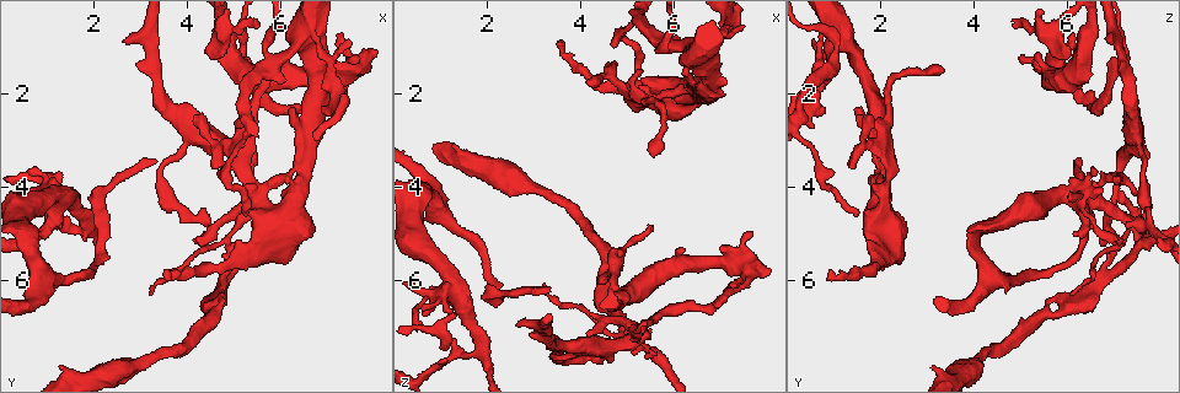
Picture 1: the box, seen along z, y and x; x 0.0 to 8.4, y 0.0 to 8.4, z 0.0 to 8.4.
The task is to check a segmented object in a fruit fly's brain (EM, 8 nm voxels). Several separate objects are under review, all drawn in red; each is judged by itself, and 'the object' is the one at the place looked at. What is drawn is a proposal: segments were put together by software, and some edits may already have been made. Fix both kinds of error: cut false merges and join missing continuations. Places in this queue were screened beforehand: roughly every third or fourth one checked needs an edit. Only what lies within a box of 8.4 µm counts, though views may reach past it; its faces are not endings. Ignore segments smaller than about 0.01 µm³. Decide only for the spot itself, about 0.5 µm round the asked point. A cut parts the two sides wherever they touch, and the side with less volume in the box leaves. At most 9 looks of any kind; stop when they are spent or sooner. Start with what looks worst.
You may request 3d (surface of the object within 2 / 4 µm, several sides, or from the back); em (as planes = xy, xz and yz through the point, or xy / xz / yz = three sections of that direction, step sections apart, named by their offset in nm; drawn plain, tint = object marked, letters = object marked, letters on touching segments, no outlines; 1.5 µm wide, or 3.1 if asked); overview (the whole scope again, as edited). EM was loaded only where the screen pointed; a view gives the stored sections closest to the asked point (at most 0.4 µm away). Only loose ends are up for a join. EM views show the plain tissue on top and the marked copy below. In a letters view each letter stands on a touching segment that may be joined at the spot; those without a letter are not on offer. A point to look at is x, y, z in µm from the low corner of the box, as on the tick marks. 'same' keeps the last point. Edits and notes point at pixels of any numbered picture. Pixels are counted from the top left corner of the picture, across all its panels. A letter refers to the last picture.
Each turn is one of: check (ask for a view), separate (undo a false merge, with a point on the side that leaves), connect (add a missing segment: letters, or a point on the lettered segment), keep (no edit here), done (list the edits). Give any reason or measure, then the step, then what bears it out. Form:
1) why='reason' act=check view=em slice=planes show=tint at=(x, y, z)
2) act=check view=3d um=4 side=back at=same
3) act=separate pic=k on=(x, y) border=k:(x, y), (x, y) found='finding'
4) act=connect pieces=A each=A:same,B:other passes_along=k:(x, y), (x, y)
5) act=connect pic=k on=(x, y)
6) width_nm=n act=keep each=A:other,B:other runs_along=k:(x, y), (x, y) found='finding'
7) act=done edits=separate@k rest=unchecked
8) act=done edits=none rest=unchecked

why='side arm on a straight run' act=check view=em slice=planes show=letters at=(1.80, 4.95, 7.60)

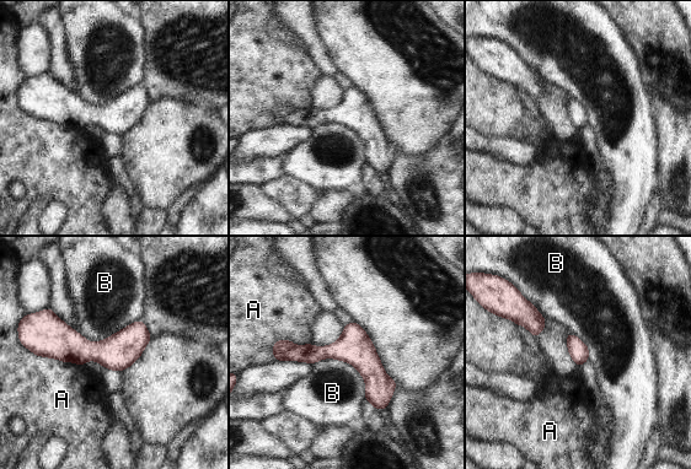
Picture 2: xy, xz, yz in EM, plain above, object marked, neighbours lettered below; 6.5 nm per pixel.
act=keep each=A:other,B:other border=2:(311, 364), (349, 362), (365, 398) found='all the same neuron'

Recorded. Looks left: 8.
why='three-way junction' act=check view=3d um=2 at=(5.70, 1.15, 1.00)

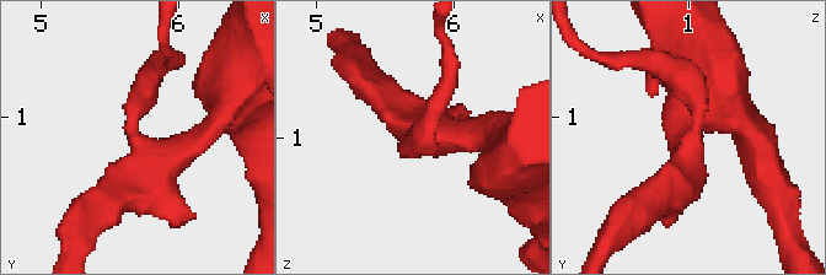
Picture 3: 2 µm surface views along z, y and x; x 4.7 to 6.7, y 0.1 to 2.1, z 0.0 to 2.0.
arms=3 arm_widths_nm=170,260,380 why='now the EM' act=check view=em slice=planes show=letters at=(5.70, 1.18, 1.04)

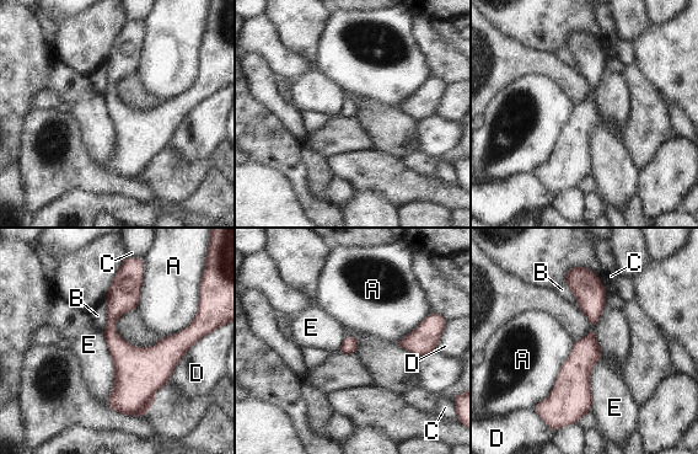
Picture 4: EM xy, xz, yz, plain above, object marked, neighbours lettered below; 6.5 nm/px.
act=keep each=A:other,B:other,C:other,D:other,E:other found='one neuron here'

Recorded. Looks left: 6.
act=check view=3d um=2 at=(2.60, 0.90, 6.90)

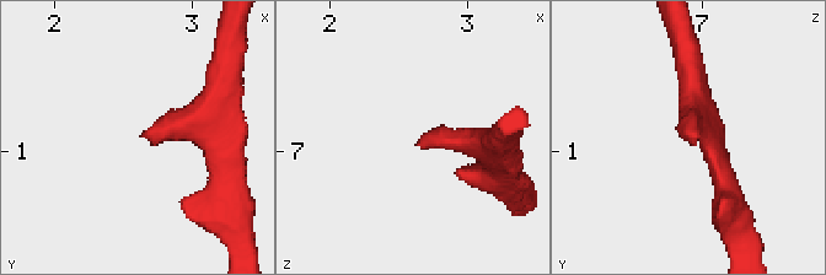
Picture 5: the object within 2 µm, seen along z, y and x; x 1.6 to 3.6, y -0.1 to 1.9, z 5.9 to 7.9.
why='shape alone is not enough' act=check view=em slice=xz step=8 show=letters at=(2.62, 0.90, 6.96)

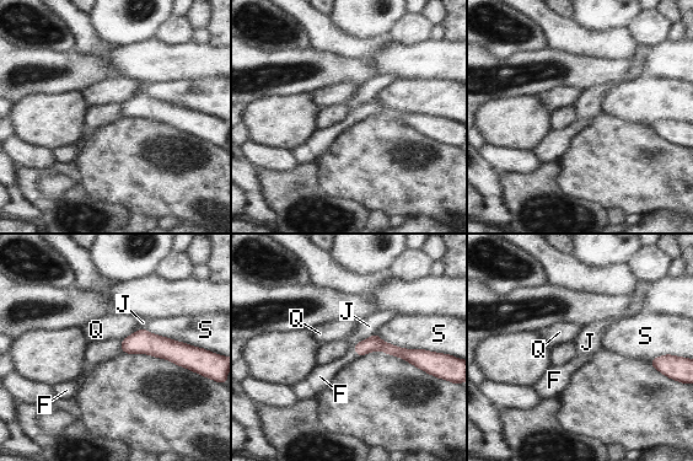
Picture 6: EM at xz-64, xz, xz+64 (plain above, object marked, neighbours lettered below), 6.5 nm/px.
act=connect pic=6 on=(326, 373) each=F:same,J:other,Q:other,S:other passes_along=6:(374, 343), (355, 350), (326, 373) found='it goes on there'

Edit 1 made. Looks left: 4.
why='see it whole again' act=check view=overview

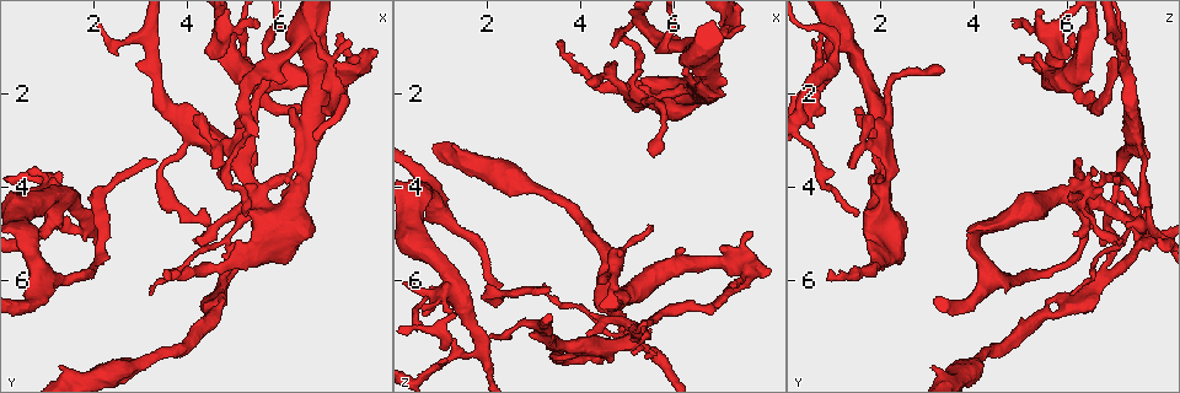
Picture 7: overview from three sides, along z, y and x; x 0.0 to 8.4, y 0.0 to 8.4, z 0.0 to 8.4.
why='free end' act=check view=em slice=xy step=8 show=tint at=(0.85, 4.95, 6.15)

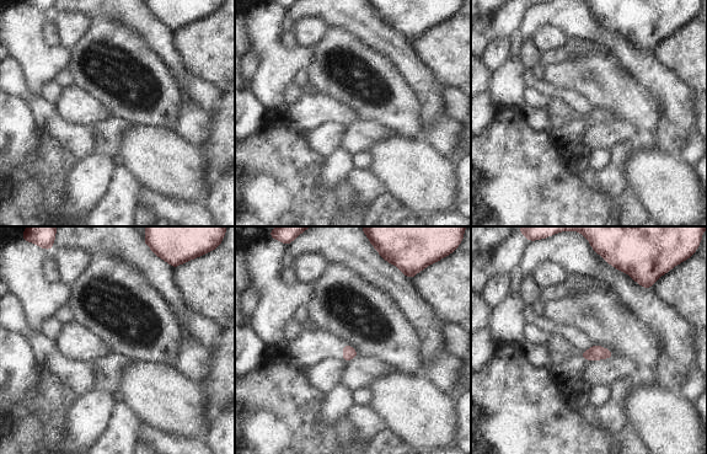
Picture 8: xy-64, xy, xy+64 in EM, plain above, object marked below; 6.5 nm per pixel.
why='another direction' act=check view=em slice=planes show=letters at=same

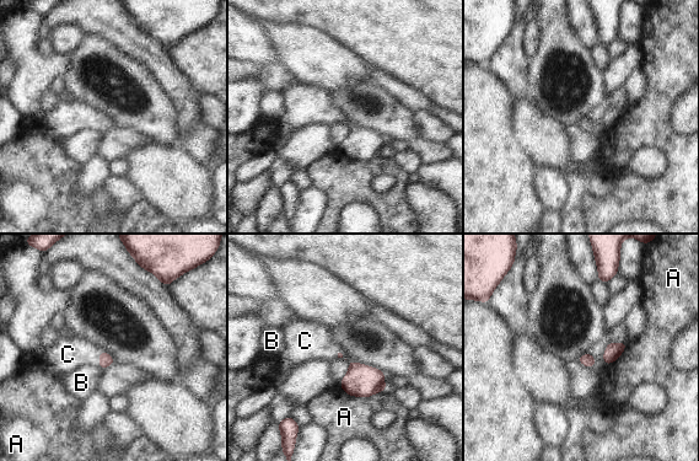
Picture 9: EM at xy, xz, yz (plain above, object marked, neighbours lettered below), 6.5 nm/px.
act=connect pic=9 on=(68, 354) each=A:other,B:other,C:same passes_along=9:(105, 358), (100, 359), (68, 354) found='the neuron continues'

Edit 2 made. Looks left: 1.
act=done edits=connect@6,connect@9 rest=unchecked

